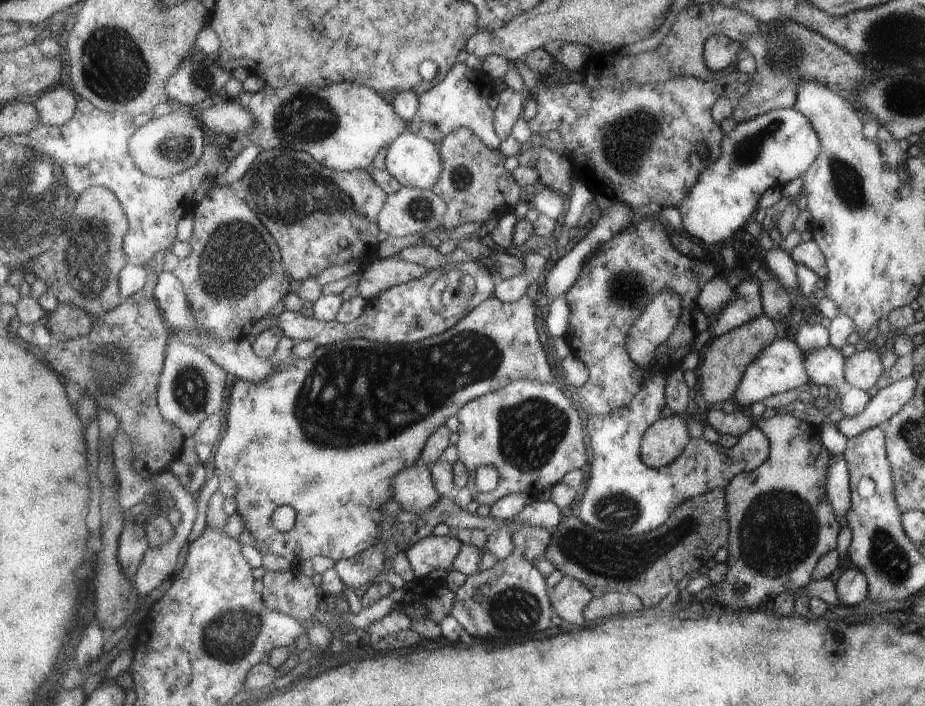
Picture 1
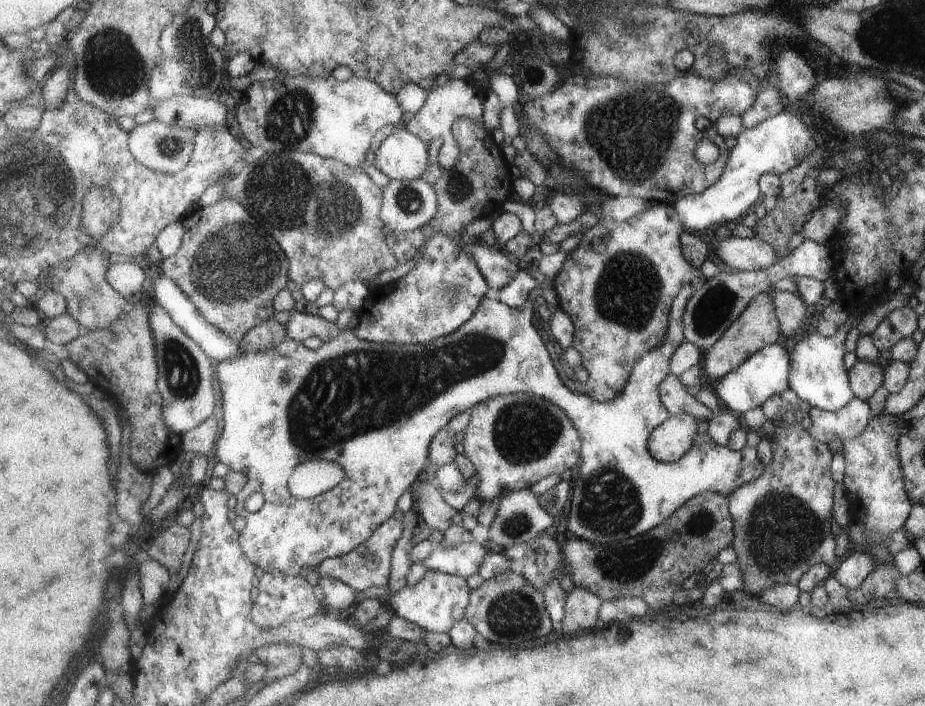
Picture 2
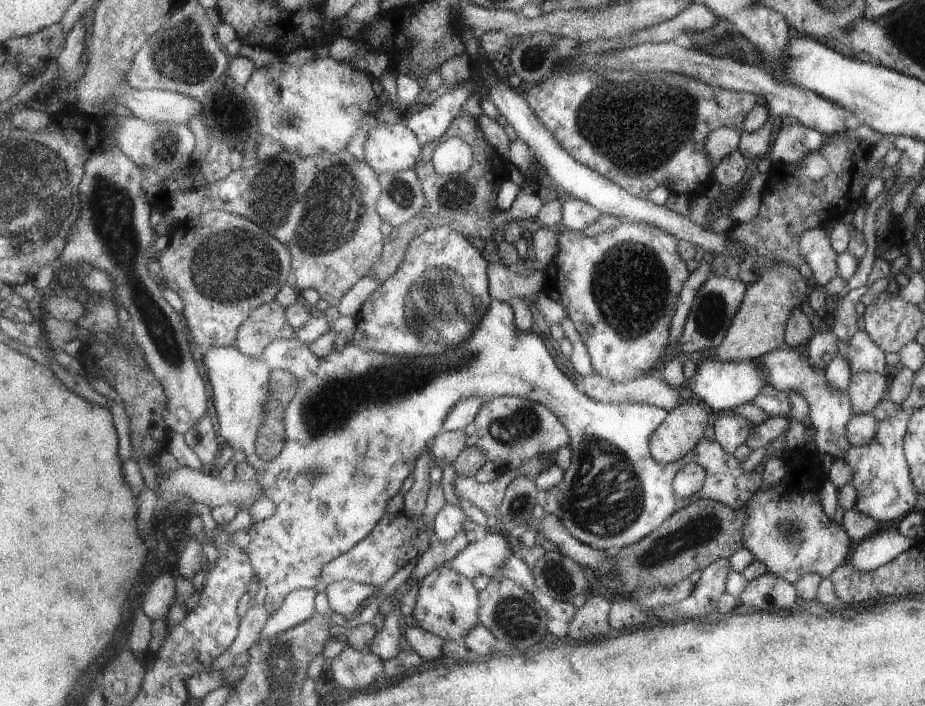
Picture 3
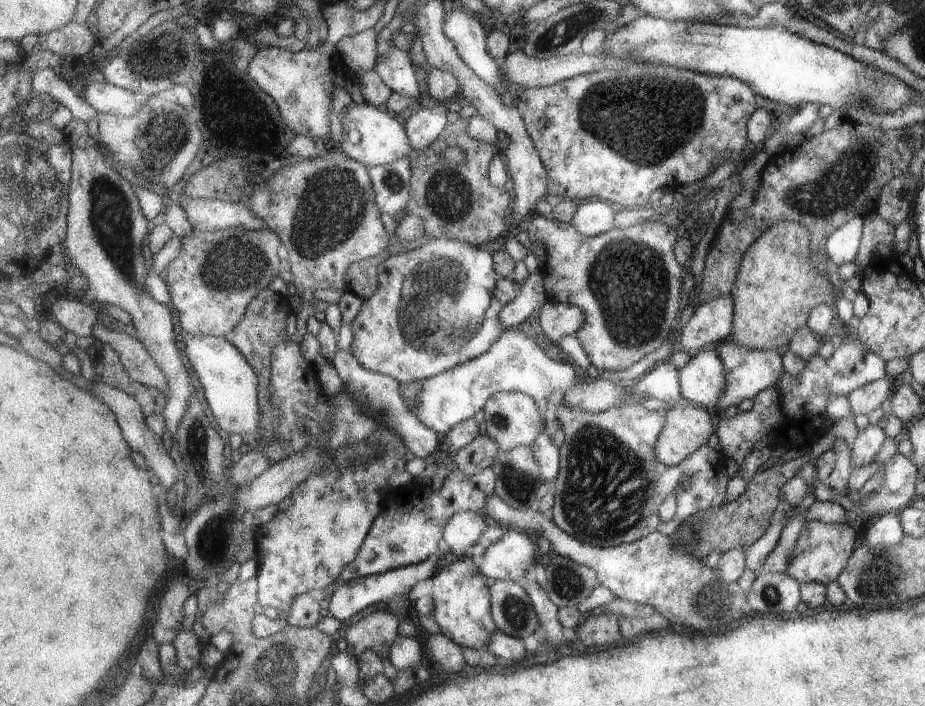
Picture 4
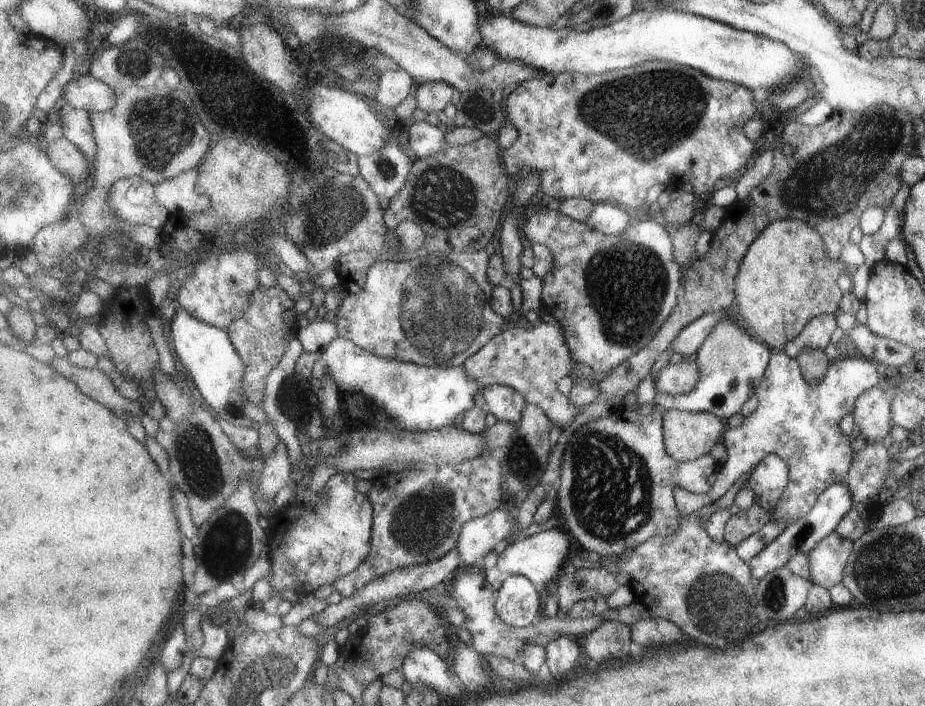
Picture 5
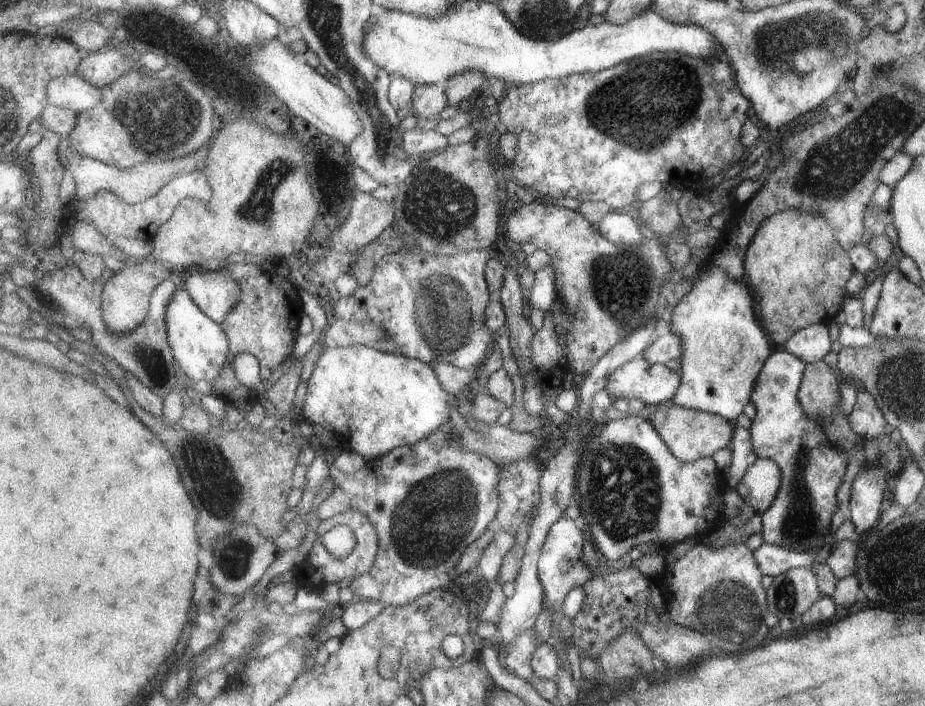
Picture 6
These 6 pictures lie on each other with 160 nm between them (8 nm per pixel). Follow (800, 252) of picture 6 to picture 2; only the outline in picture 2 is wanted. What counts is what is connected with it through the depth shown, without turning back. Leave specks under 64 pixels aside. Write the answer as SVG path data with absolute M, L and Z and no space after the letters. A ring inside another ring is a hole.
M769 291L759 294L755 302L747 306L747 310L739 316L739 319L725 332L713 348L706 353L705 362L701 366L701 372L711 380L713 384L721 382L723 378L731 374L731 370L737 370L743 362L747 362L753 354L766 349L781 338L782 327L780 326L778 311L775 310L773 296Z

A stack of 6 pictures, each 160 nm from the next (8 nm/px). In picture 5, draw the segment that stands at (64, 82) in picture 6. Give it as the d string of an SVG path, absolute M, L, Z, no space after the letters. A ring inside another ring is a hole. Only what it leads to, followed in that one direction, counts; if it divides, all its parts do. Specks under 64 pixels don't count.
M88 74L71 79L63 88L60 100L72 109L84 109L89 113L101 113L116 106L117 90Z

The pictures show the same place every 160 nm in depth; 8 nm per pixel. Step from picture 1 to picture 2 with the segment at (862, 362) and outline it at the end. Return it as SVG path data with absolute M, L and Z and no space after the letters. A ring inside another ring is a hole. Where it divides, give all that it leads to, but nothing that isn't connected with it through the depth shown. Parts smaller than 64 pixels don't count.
M856 360L850 368L849 386L858 400L867 401L877 388L882 386L882 368L877 362Z

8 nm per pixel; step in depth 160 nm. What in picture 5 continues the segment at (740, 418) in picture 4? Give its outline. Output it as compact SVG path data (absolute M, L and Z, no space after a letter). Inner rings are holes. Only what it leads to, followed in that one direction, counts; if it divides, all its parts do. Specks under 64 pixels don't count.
M840 351L835 360L830 361L827 366L826 374L819 378L818 382L808 381L801 372L801 368L797 362L797 358L791 358L785 353L772 354L770 366L767 368L766 377L755 390L755 395L759 398L760 404L757 410L751 416L744 416L739 427L729 427L726 434L723 434L723 445L727 450L728 458L726 463L721 467L719 478L715 480L715 486L707 494L695 494L685 491L685 488L678 489L675 496L675 502L682 518L693 514L697 510L712 508L719 498L723 498L733 484L747 474L749 470L759 464L765 456L775 454L781 456L789 462L789 481L783 496L779 498L775 509L773 509L773 517L777 520L789 520L789 525L795 524L799 518L810 513L811 506L815 505L823 490L833 482L841 482L846 478L847 468L851 462L851 448L849 448L849 436L843 436L837 428L839 420L854 409L854 403L862 395L865 390L881 384L879 374L875 368L875 362L869 358L863 358L854 352L846 354Z

